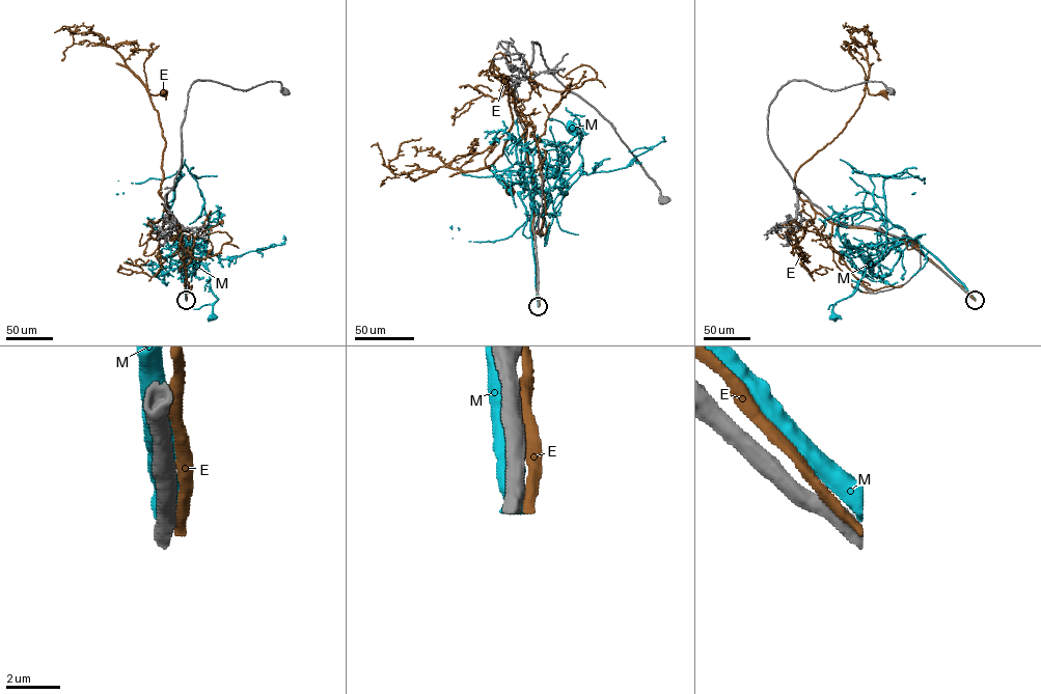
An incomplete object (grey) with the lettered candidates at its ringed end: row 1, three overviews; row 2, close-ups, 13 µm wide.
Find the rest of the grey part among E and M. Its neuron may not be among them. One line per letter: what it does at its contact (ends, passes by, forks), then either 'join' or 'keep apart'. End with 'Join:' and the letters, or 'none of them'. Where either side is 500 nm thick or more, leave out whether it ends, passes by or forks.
E: keep apart
M: keep apart
Join: none of them

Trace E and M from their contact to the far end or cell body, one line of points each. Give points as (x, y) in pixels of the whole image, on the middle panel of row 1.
E: (539, 305), (526, 129), (507, 77), (512, 127), (503, 153), (487, 167), (509, 189)
M: (539, 306), (531, 198), (551, 188), (564, 166), (568, 166), (579, 141), (572, 128)

